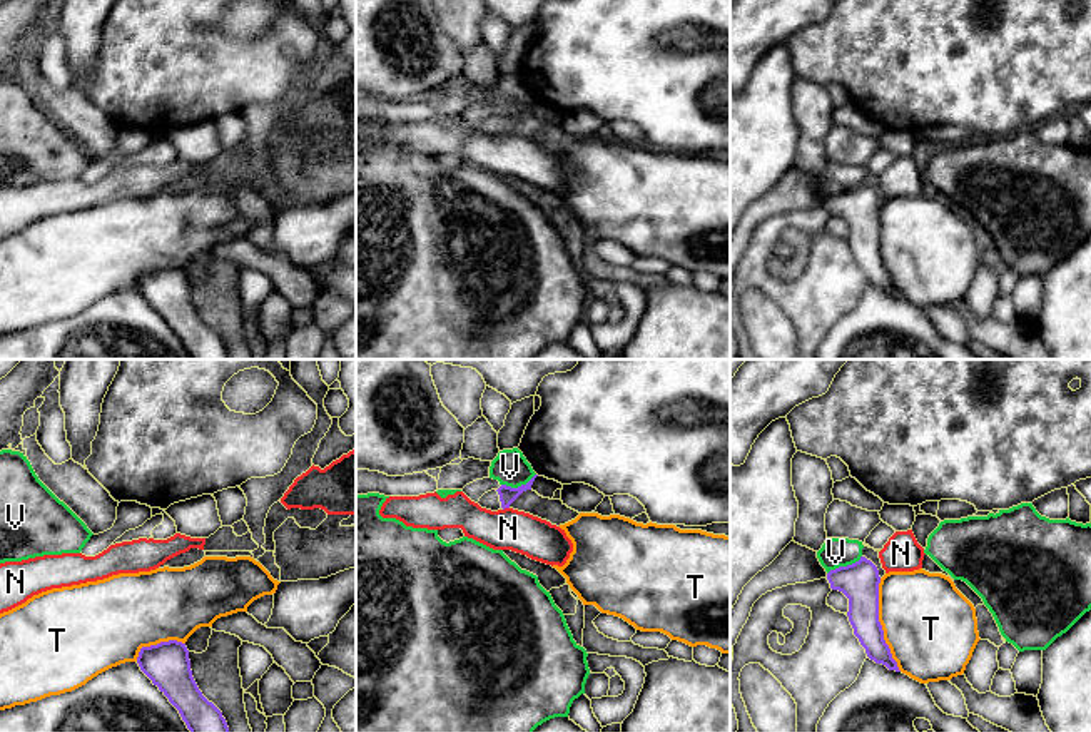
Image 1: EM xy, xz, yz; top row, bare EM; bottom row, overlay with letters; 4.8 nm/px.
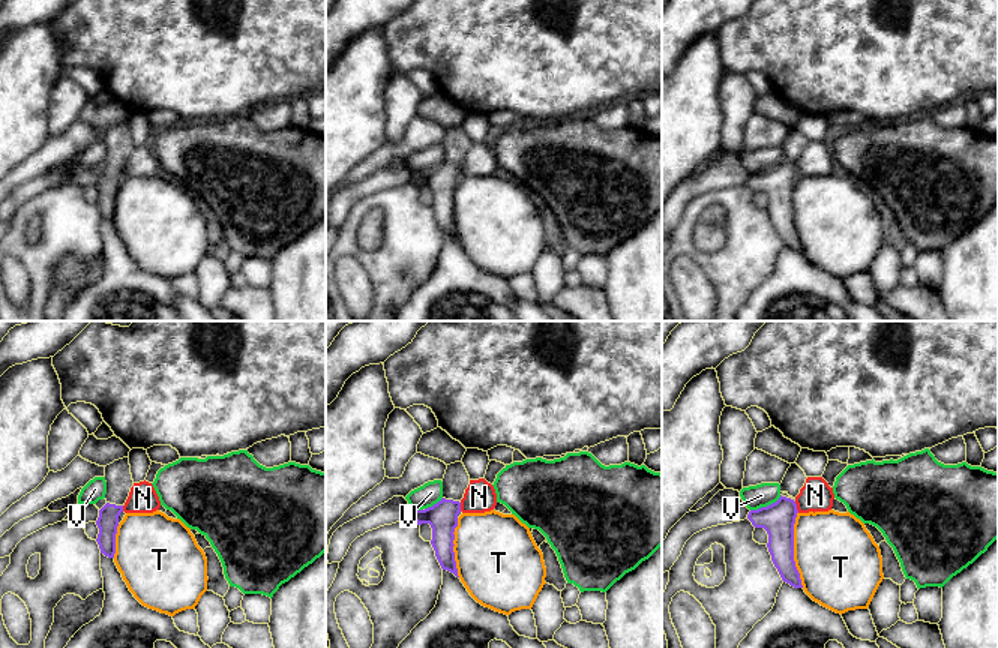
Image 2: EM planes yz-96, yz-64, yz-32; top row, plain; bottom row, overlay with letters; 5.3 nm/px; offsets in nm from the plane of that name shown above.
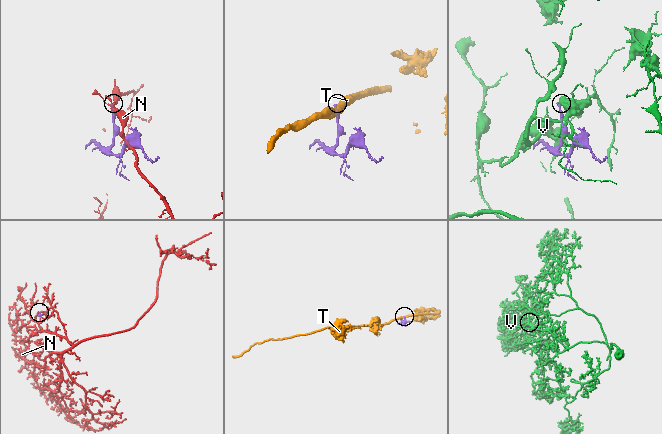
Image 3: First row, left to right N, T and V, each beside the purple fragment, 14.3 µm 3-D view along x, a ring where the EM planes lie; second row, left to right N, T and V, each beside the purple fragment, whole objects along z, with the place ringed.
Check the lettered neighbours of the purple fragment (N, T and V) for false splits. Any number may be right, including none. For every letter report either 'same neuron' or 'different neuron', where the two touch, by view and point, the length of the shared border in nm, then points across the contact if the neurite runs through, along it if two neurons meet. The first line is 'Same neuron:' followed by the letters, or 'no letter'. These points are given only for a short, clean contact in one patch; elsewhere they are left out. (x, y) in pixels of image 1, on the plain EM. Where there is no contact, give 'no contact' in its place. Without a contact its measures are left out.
Same neuron: no letter
N: different neuron | xz (505, 132) | 40 nm | along xz (508, 132), (503, 136)
T: different neuron | yz (881, 251) | 460 nm
V: different neuron | yz (844, 193) | 190 nm | along yz (861, 181), (857, 186), (839, 191), (827, 199)

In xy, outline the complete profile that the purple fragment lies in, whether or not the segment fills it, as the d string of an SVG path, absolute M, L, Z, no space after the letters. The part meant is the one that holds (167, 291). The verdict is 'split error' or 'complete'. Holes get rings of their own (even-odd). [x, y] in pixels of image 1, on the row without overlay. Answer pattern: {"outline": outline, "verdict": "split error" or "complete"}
{"outline": "M177 266L142 272L140 296L179 336L190 359L229 359L222 338L199 316L185 269Z", "verdict": "complete"}

